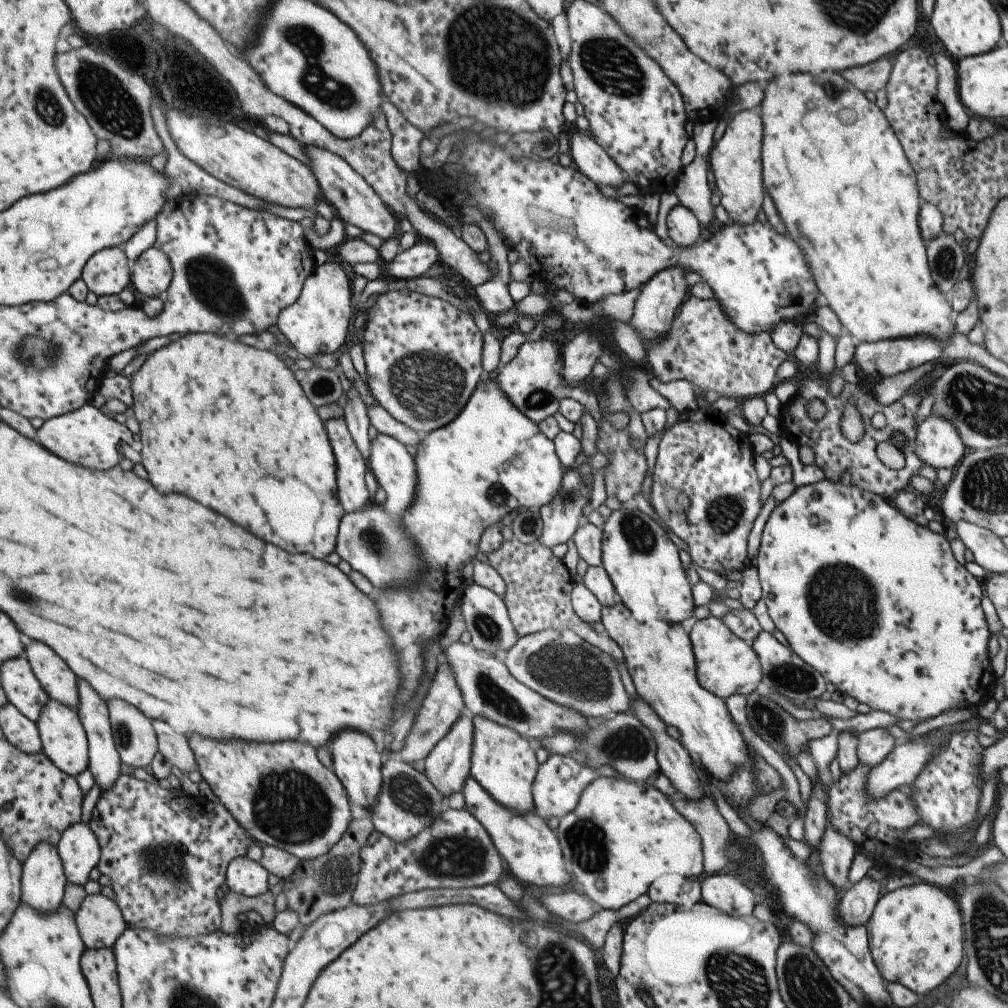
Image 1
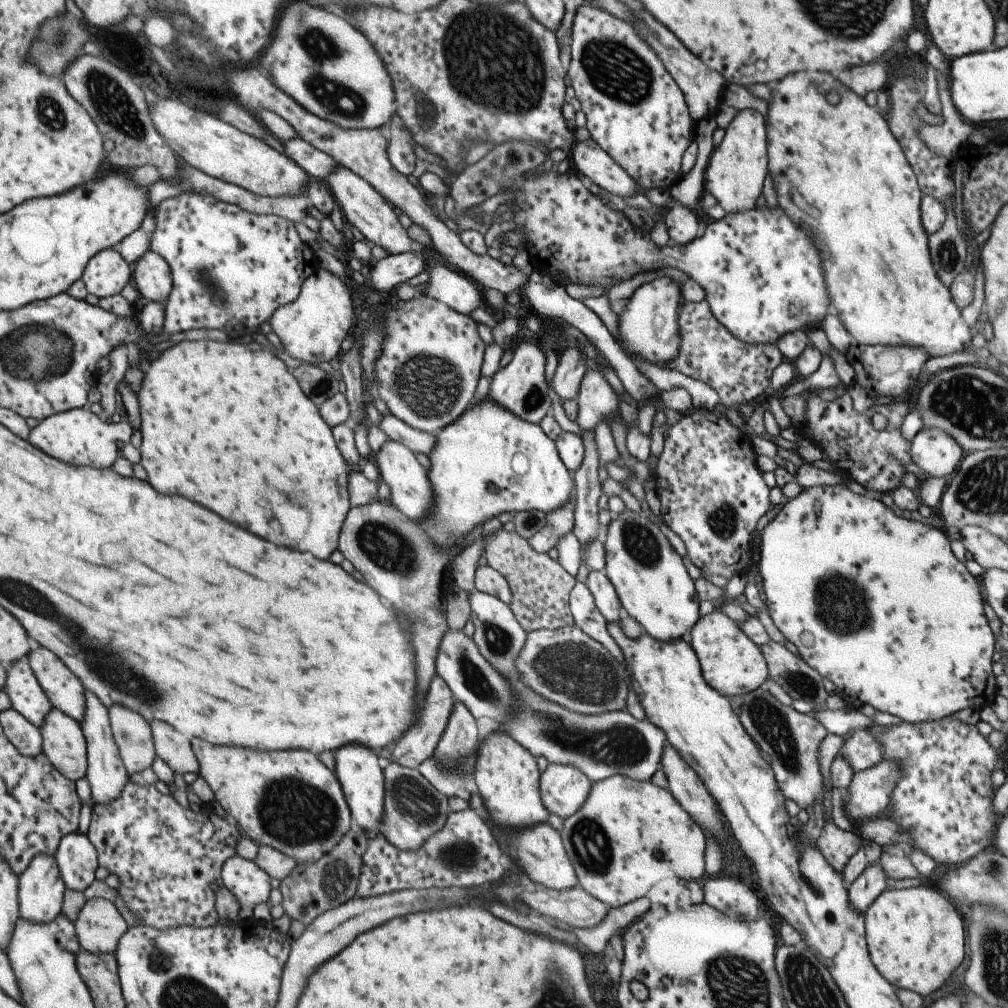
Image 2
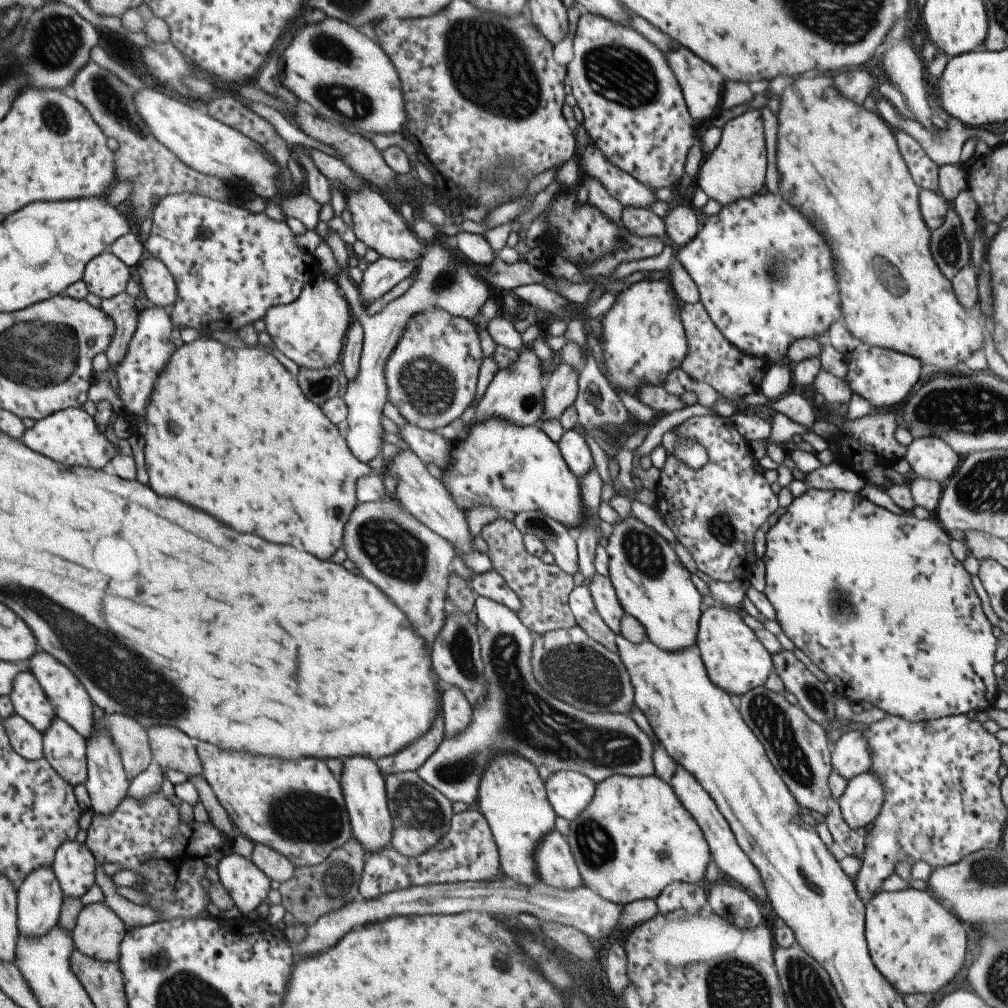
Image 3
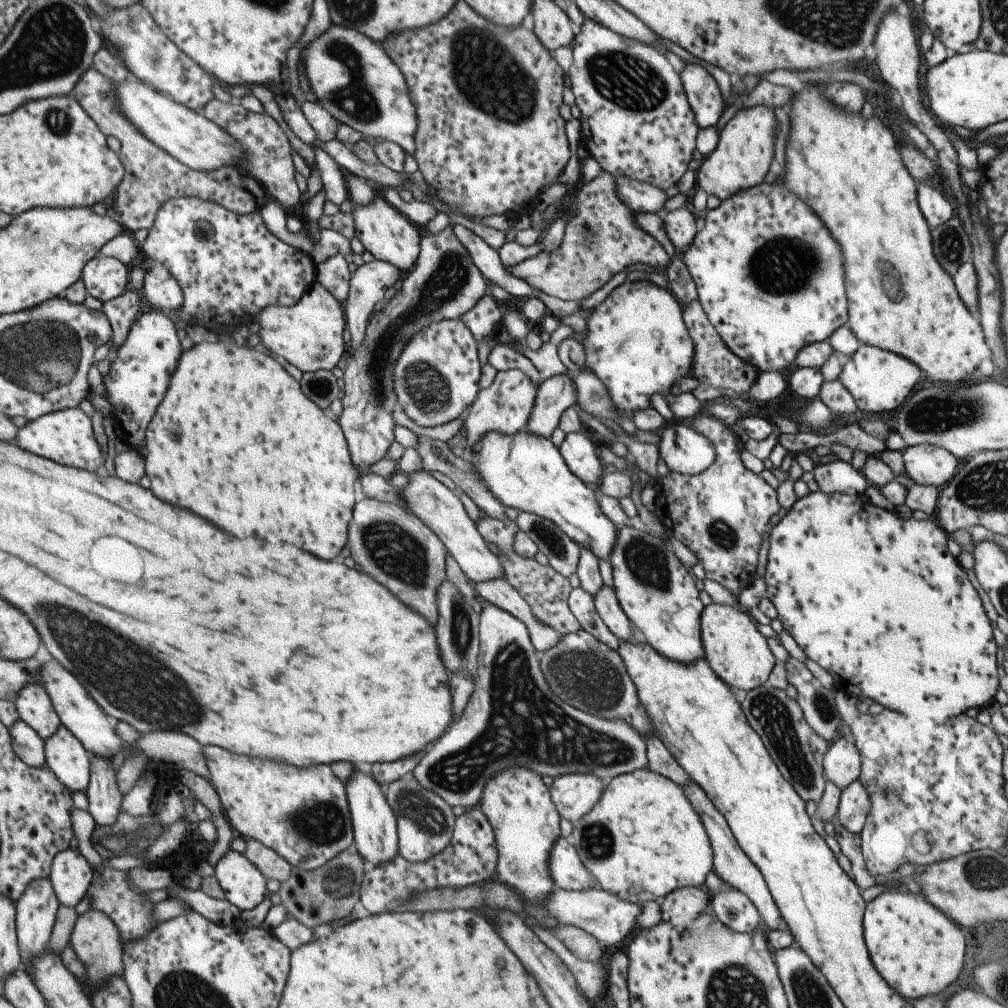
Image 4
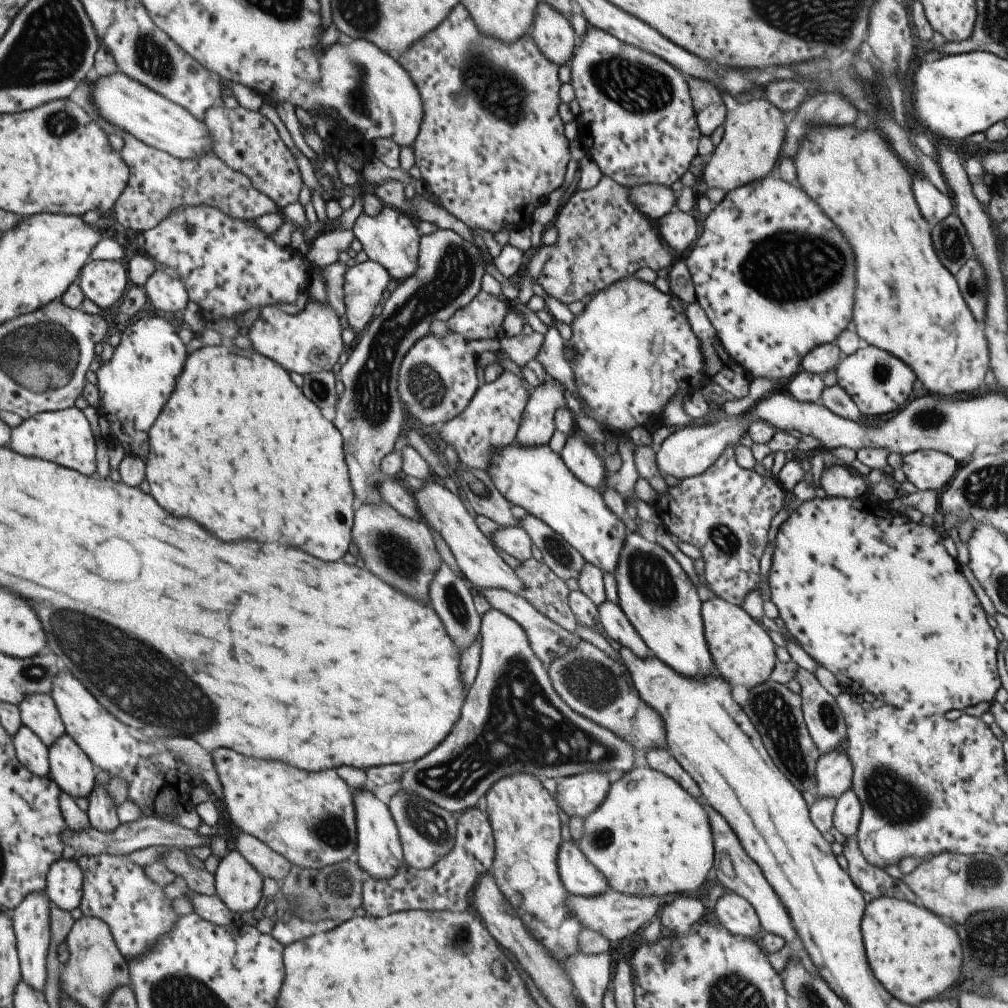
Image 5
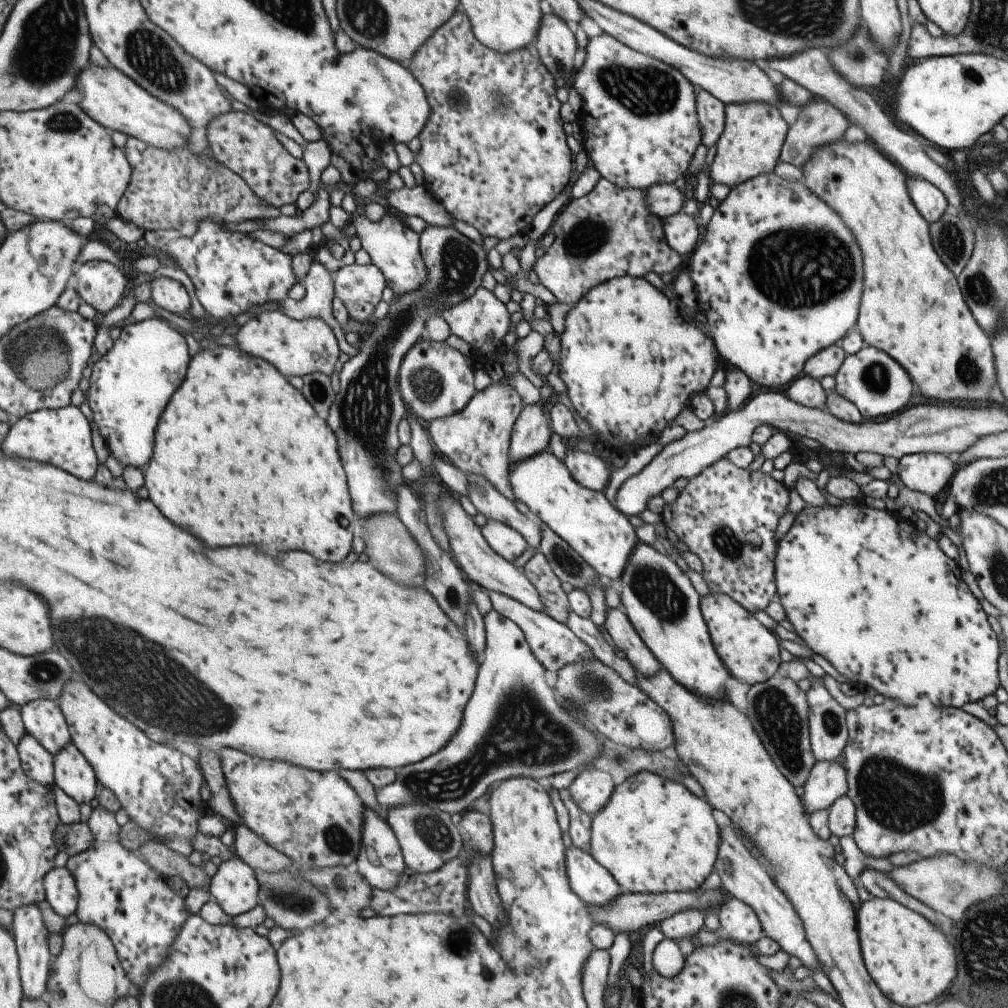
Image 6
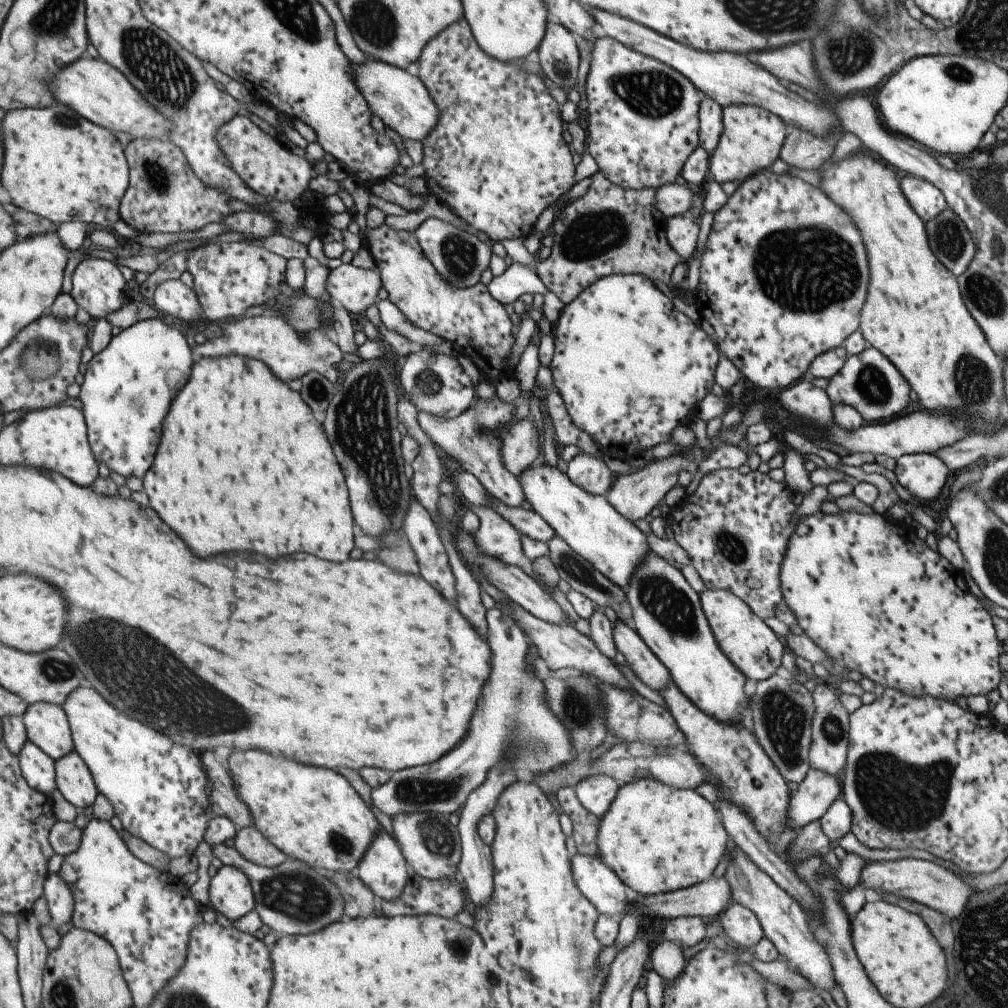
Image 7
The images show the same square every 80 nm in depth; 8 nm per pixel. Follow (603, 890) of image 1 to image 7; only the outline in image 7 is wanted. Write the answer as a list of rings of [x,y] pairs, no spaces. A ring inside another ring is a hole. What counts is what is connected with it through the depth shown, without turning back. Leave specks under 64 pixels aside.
[[[645,778],[641,780],[635,780],[631,784],[625,784],[617,790],[617,796],[615,800],[611,802],[609,810],[601,816],[599,819],[599,828],[597,828],[597,836],[595,836],[595,844],[597,844],[597,850],[601,852],[600,862],[611,870],[621,882],[626,887],[629,893],[634,893],[636,896],[647,897],[655,896],[657,894],[667,894],[675,892],[675,890],[685,889],[695,884],[700,884],[705,880],[708,880],[717,866],[717,864],[722,860],[724,854],[729,848],[730,839],[727,837],[722,824],[717,820],[715,815],[715,810],[711,804],[699,796],[697,790],[693,789],[679,789],[670,788],[665,786],[657,780],[651,778]]]

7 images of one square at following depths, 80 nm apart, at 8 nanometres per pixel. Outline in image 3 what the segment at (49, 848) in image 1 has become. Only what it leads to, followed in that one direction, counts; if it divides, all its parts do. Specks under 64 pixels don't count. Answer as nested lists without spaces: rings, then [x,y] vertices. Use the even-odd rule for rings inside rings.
[[[38,866],[18,884],[16,890],[16,927],[19,935],[41,936],[57,924],[63,894],[51,866]]]

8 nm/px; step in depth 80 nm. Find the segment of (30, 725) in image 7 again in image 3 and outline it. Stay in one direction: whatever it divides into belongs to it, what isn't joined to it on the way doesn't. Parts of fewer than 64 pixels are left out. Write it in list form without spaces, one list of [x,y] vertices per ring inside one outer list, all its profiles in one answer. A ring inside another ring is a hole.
[[[23,669],[12,678],[8,697],[14,713],[42,734],[54,717],[54,712],[36,678]]]

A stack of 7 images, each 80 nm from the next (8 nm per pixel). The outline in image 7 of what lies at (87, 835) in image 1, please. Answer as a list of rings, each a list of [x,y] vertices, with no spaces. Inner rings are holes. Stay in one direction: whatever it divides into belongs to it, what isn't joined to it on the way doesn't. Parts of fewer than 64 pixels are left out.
[[[57,873],[46,875],[42,885],[42,895],[47,901],[50,926],[55,929],[70,921],[73,909],[73,898],[67,884]]]

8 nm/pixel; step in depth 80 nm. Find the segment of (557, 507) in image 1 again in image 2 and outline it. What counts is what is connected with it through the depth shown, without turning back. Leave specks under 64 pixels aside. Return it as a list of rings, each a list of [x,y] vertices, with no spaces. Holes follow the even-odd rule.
[[[571,496],[568,503],[544,513],[545,524],[527,541],[535,552],[547,553],[562,537],[572,532],[575,503]]]

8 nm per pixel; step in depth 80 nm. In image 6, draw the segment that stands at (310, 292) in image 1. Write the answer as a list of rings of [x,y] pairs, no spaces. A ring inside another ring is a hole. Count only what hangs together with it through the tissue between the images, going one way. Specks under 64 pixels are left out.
[[[267,310],[240,326],[234,337],[238,342],[235,347],[247,355],[266,360],[285,378],[321,373],[327,378],[334,379],[333,366],[338,361],[340,350],[333,336],[333,330],[329,330],[323,320],[317,318],[295,320],[279,310]]]

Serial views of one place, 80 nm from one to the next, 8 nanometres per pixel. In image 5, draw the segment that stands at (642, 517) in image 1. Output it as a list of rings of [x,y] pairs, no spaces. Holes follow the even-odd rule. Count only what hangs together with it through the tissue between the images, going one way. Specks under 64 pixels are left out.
[[[628,531],[613,572],[617,603],[653,657],[686,677],[713,675],[715,668],[706,647],[700,617],[701,601],[673,556],[658,543]]]

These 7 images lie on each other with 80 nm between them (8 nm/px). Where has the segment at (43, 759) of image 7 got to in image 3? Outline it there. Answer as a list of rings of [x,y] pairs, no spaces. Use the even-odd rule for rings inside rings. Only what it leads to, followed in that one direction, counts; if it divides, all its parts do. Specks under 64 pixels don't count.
[[[13,712],[3,719],[1,724],[8,743],[19,756],[25,760],[37,760],[42,757],[42,734],[24,718]]]

